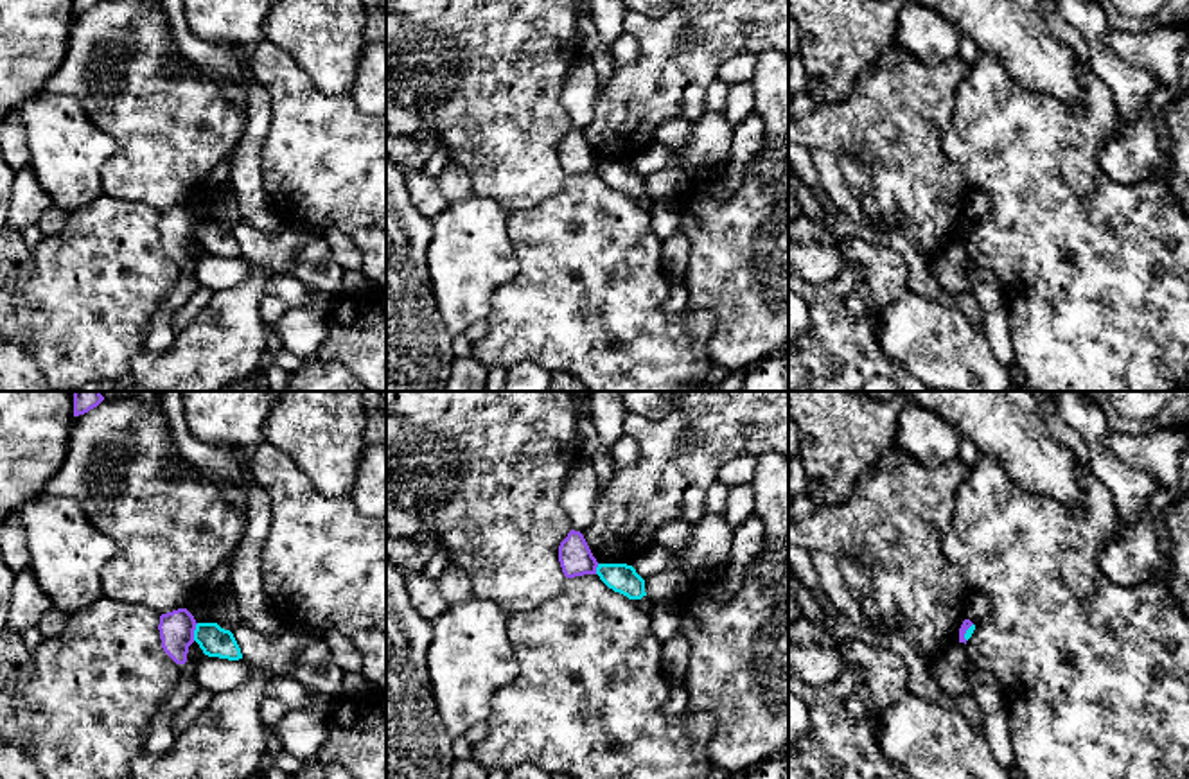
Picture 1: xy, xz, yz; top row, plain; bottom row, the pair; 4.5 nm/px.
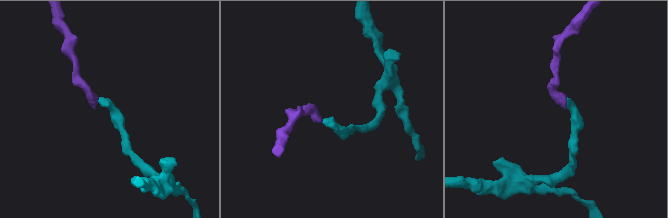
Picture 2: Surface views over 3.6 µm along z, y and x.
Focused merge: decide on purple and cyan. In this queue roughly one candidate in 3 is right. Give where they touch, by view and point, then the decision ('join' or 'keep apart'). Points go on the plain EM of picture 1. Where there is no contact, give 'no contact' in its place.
meets purple in xy at (193, 230); keep apart

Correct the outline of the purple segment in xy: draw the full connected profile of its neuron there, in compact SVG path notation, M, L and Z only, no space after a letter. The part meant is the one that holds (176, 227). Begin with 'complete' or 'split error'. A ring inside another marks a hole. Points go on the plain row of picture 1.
complete; M187 206L160 214L160 237L163 249L176 260L185 262L189 244L194 241L196 217Z

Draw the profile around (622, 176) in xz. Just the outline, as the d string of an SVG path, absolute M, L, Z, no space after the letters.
M598 162L596 172L600 178L612 187L627 194L629 197L641 197L647 194L645 178L627 162Z

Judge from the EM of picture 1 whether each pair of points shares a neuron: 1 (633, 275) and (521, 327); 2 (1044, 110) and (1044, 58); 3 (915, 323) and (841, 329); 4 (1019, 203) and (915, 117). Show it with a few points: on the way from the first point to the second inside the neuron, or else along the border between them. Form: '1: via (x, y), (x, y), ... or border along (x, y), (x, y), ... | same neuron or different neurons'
1: via (606, 277), (579, 304), (548, 313) | same neuron
2: border along (1008, 70), (1021, 87), (1083, 108) | different neurons
3: border along (875, 334), (880, 349), (891, 359) | different neurons
4: border along (954, 99), (943, 153), (963, 175) | different neurons

